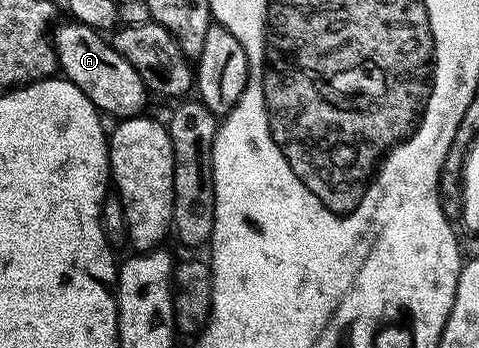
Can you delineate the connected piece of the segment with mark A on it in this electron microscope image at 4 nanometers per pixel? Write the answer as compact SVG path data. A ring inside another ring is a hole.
M68 20L65 26L59 26L55 27L51 39L63 77L73 82L101 114L113 114L118 120L143 115L144 105L147 104L148 98L150 99L150 91L142 76L138 76L138 72L130 68L130 60L123 58L103 33L75 20Z

